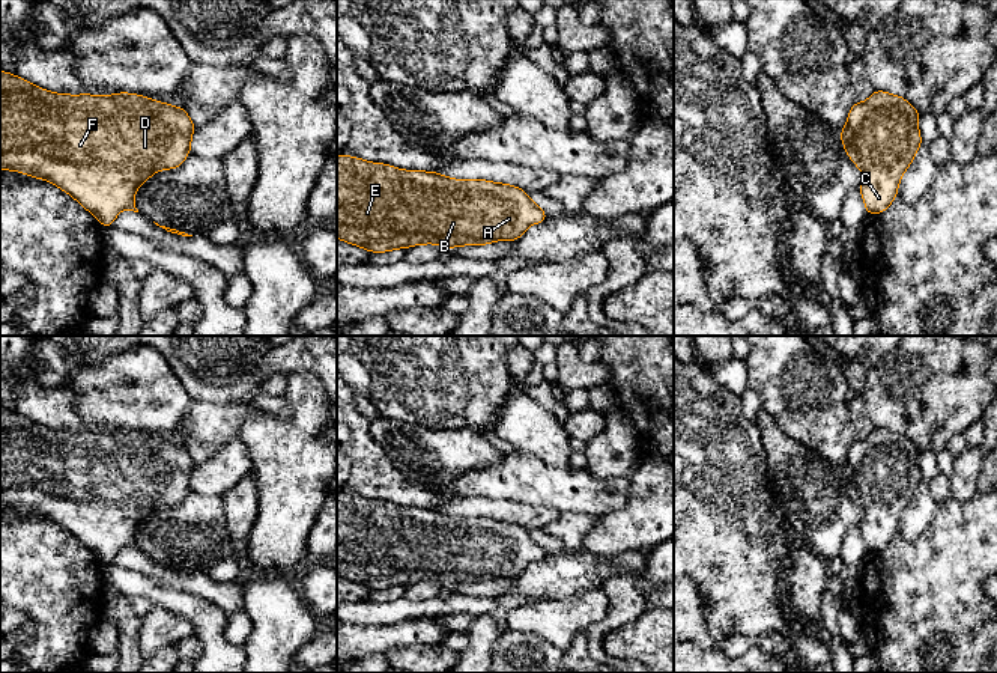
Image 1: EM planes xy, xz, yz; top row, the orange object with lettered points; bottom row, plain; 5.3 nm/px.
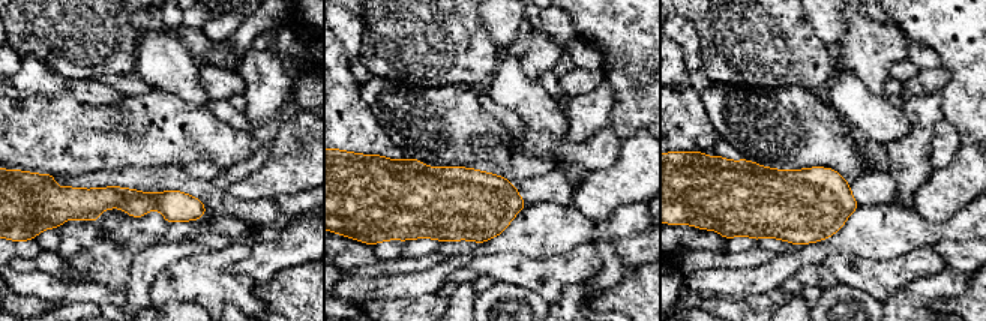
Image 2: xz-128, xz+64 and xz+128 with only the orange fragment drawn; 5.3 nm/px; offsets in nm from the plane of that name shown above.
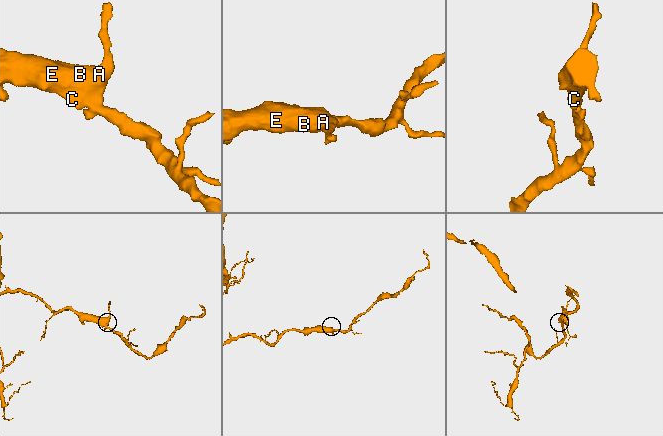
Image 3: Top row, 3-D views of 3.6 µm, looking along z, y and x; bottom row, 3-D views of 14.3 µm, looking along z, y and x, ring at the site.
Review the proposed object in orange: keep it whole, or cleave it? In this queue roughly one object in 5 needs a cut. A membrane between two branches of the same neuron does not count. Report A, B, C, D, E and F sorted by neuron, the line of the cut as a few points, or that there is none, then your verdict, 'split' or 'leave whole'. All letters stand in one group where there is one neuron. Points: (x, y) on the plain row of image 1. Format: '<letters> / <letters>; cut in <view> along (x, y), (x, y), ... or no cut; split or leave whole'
A B C D E F; no cut; leave whole

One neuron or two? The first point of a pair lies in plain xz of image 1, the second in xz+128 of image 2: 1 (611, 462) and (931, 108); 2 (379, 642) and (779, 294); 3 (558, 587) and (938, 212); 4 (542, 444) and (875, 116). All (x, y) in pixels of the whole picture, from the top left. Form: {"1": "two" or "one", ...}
{"1": "one", "2": "two", "3": "two", "4": "one"}

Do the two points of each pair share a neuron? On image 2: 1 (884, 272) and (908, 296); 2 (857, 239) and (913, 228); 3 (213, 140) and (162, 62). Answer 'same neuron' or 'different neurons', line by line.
1: different neurons
2: same neuron
3: different neurons

